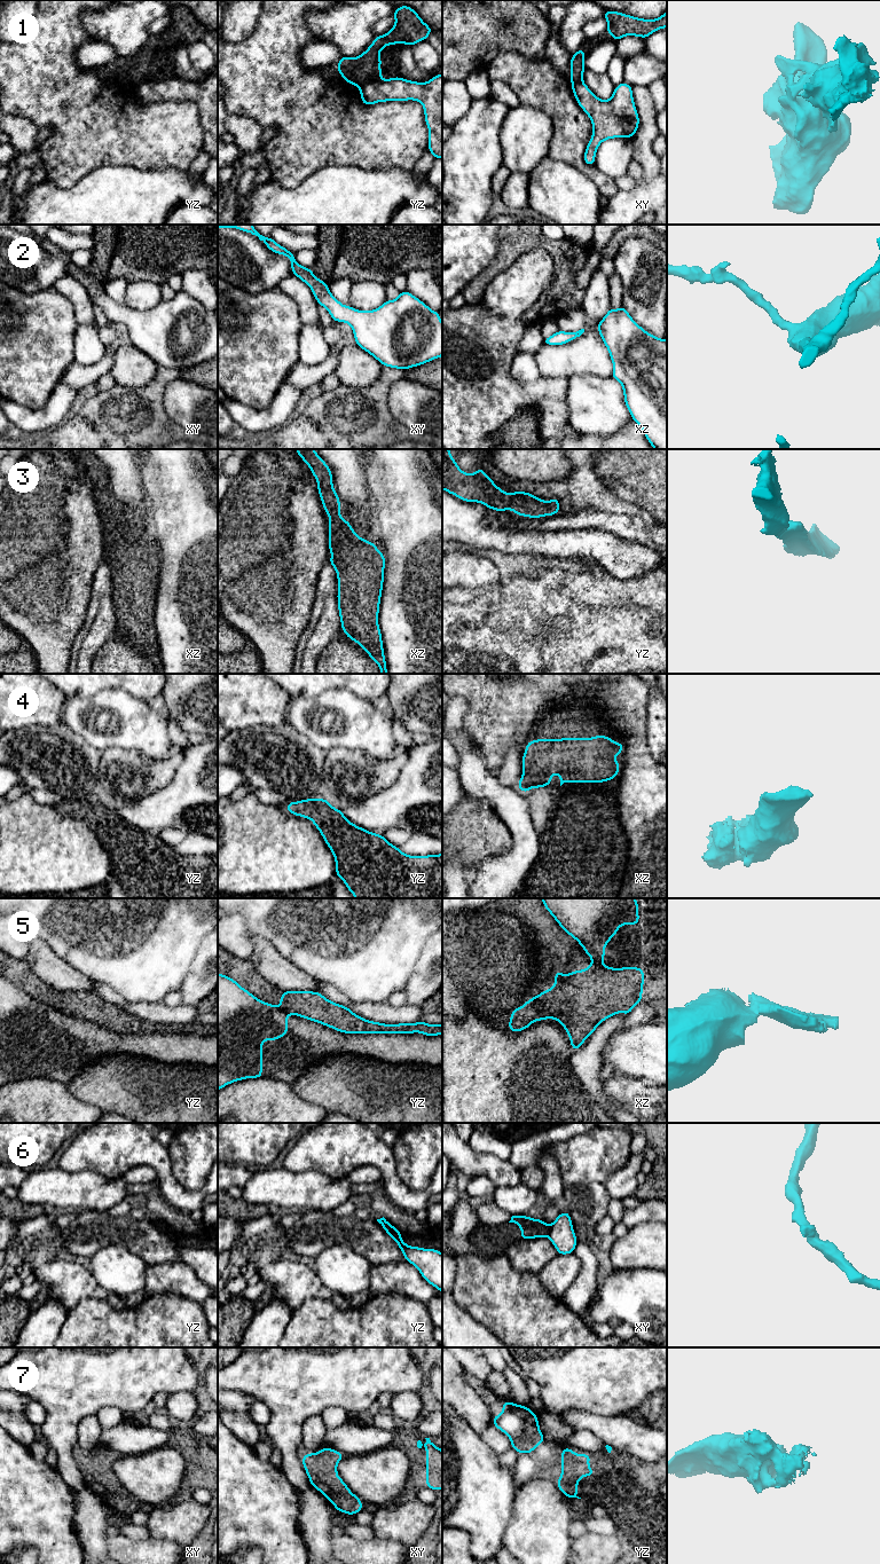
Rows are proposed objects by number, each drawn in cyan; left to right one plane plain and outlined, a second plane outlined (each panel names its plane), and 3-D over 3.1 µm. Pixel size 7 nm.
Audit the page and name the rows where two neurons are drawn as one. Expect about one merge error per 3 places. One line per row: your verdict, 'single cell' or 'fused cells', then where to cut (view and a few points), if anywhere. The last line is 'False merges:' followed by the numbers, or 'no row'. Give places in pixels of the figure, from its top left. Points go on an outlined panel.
1: fused cells; cut yz (380, 79), (366, 81), (360, 87)
2: single cell; cut none
3: single cell; cut none
4: single cell; cut none
5: fused cells; cut yz (279, 1007), (288, 1013)
6: fused cells; cut xy (550, 1225), (550, 1231), (547, 1235)
7: single cell; cut none
False merges: 1, 5, 6

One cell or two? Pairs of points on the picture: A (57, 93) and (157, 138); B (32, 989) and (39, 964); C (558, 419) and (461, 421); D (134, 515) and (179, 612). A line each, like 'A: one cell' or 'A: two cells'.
A: one cell
B: two cells
C: one cell
D: two cells

